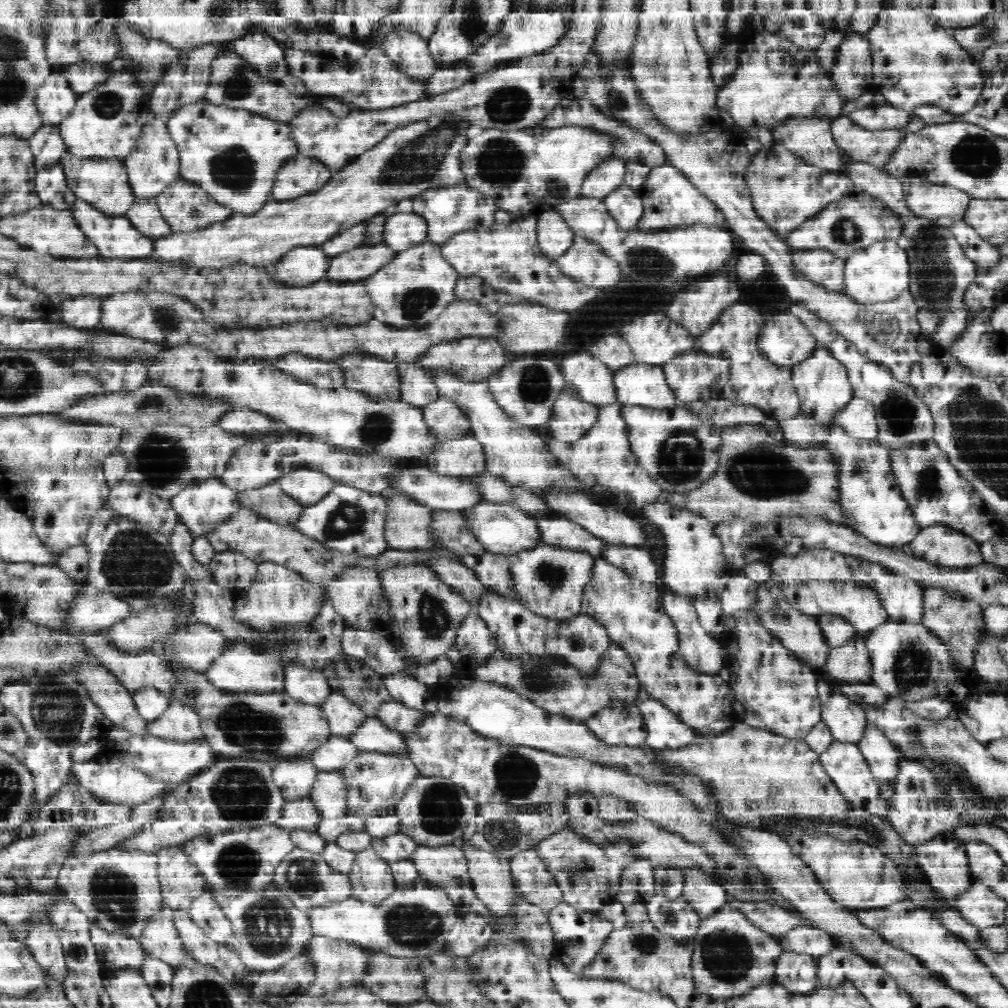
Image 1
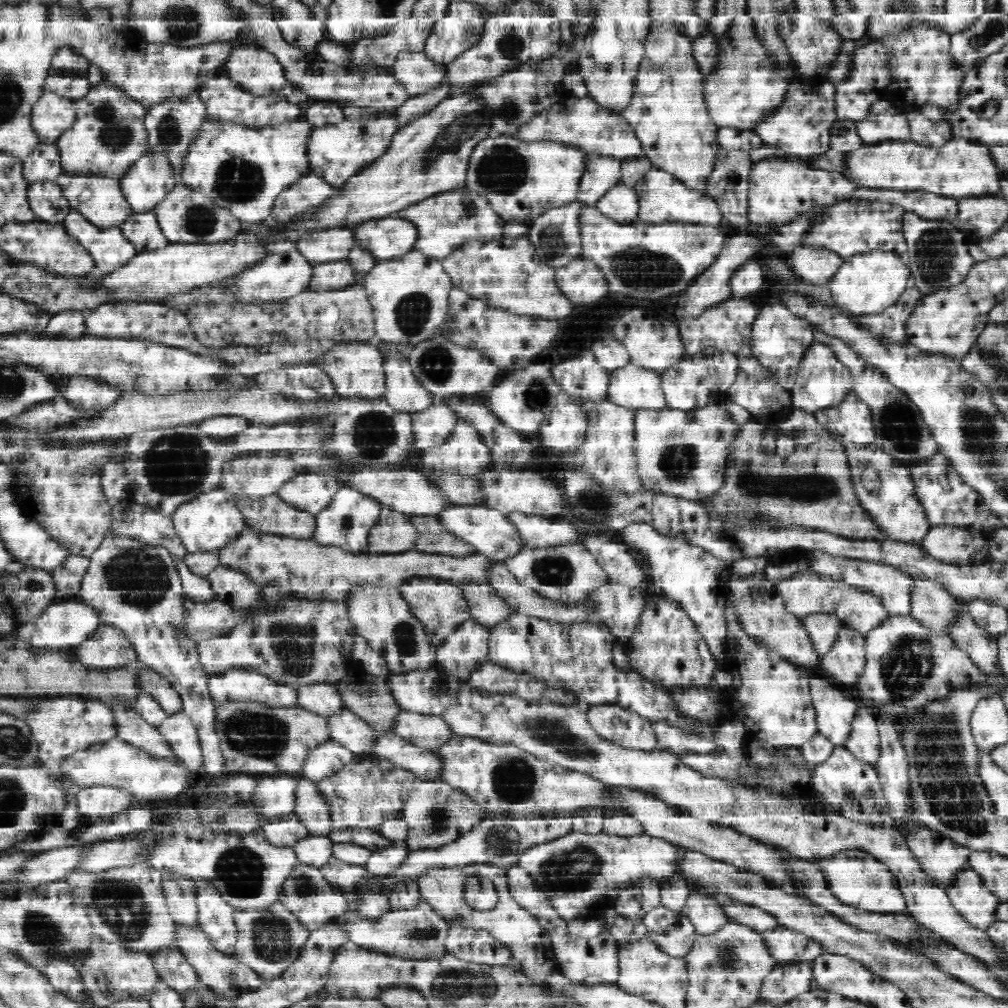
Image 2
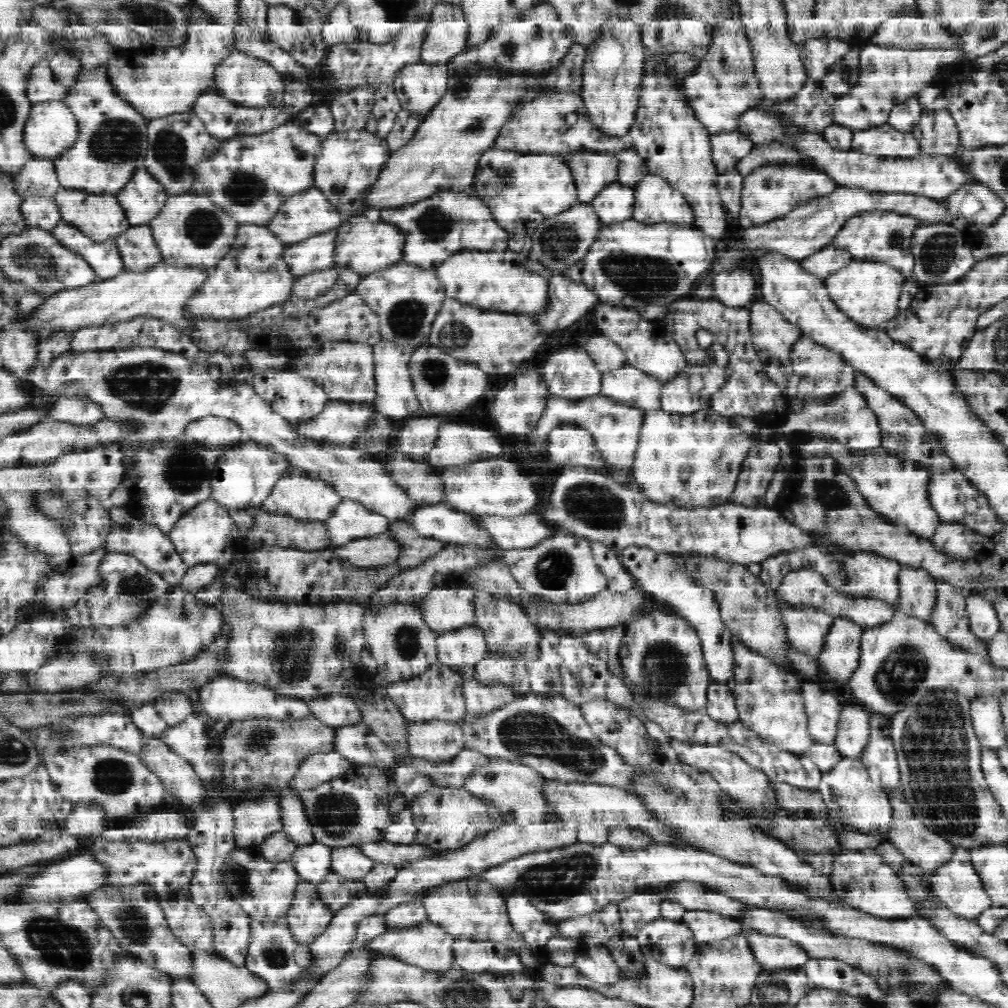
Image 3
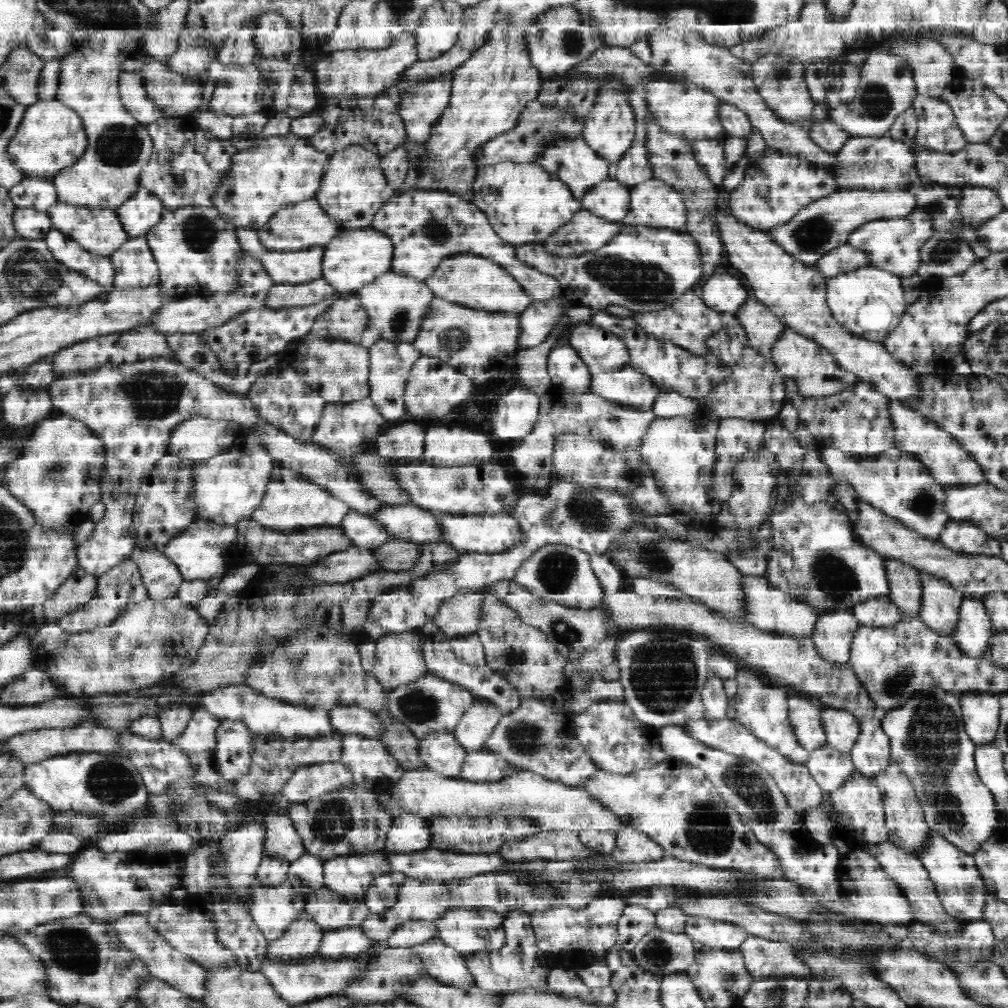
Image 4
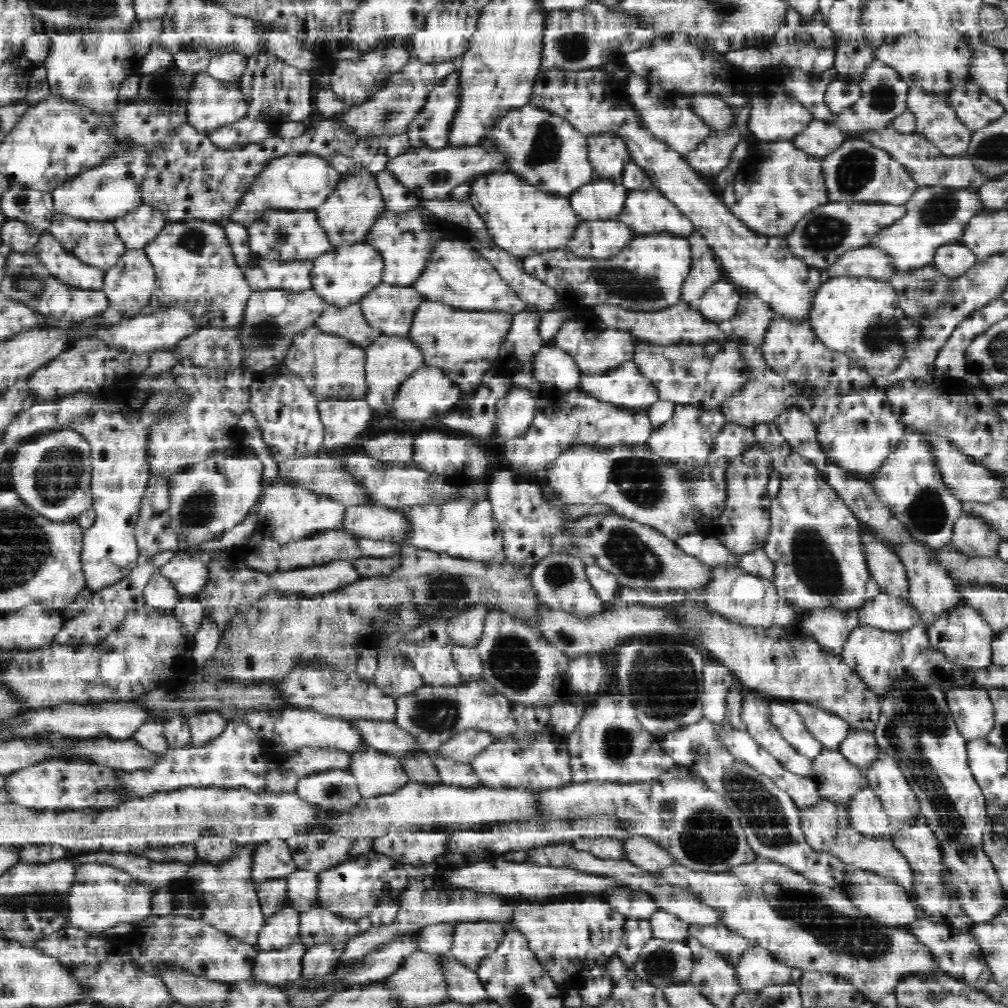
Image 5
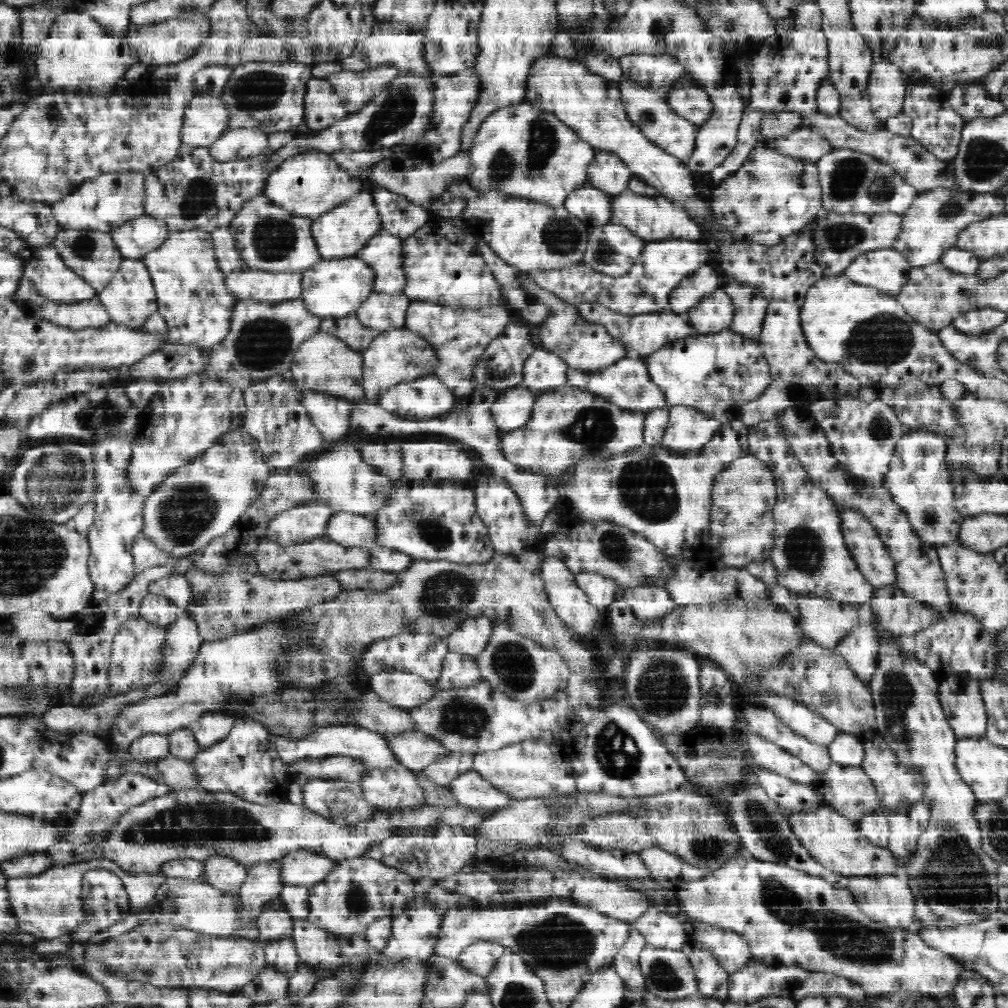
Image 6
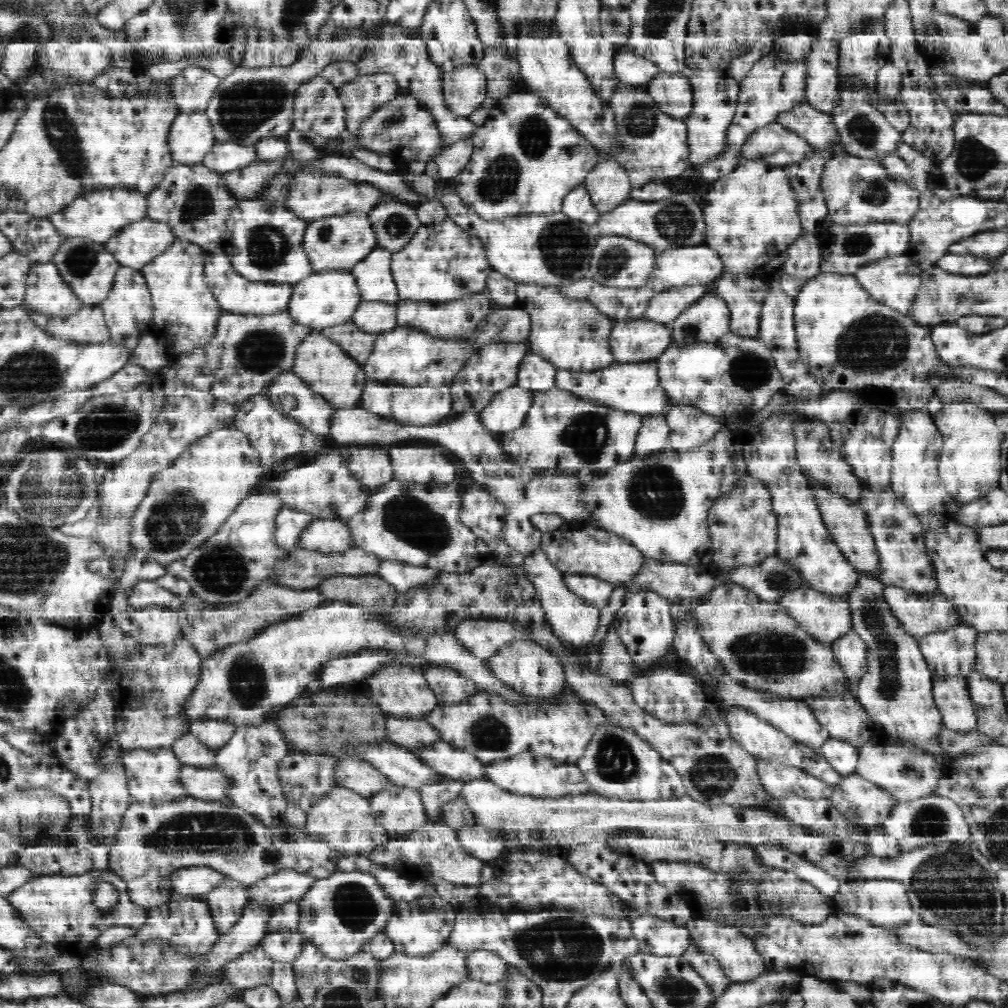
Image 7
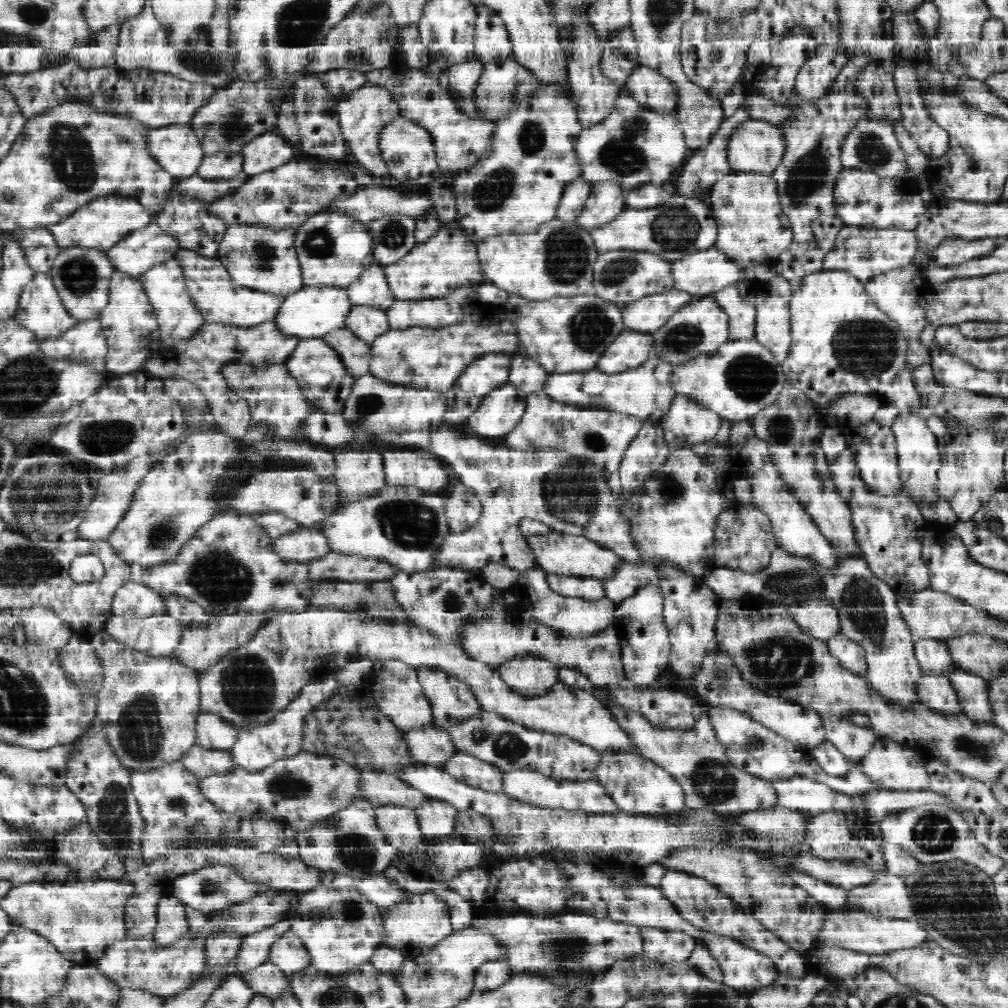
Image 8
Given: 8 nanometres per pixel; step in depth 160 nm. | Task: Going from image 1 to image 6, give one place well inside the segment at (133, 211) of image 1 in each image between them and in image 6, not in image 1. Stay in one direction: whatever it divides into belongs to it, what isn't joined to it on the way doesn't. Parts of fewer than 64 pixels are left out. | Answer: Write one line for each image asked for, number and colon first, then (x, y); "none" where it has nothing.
2: (142, 230)
3: (137, 246)
4: (134, 262)
5: (129, 284)
6: (130, 300)

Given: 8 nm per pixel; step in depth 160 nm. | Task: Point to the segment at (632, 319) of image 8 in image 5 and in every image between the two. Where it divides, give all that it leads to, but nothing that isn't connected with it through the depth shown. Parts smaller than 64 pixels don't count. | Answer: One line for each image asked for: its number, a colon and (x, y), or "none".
5: (704, 272)
6: (704, 281)
7: (665, 307)

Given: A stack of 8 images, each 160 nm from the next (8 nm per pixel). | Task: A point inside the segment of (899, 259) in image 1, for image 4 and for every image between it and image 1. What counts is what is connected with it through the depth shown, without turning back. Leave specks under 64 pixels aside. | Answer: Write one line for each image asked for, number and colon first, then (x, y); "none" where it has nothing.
2: (865, 284)
3: (868, 292)
4: (869, 302)

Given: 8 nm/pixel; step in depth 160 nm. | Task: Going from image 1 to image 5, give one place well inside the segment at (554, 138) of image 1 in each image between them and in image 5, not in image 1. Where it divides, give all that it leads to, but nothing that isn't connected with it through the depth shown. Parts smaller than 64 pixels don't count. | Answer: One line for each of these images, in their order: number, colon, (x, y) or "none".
2: (522, 180)
3: (521, 189)
4: (524, 204)
5: (522, 219)

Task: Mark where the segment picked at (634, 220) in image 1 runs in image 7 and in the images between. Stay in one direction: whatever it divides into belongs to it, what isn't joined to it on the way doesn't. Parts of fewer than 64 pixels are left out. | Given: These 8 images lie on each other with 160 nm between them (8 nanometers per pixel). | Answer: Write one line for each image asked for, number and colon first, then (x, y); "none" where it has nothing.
2: (621, 203)
3: (616, 202)
4: (610, 199)
5: (601, 199)
6: (592, 206)
7: (577, 204)

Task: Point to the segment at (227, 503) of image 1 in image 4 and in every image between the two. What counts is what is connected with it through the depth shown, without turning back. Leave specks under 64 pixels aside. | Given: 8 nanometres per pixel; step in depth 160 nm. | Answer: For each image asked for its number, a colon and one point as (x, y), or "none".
2: (208, 522)
3: (208, 534)
4: (202, 551)

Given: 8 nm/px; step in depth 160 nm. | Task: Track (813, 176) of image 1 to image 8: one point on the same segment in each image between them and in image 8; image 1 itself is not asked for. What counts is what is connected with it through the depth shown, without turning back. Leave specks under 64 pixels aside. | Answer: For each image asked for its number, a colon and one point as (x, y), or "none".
2: (780, 188)
3: (770, 192)
4: (774, 188)
5: (778, 184)
6: (773, 195)
7: (751, 214)
8: (752, 229)

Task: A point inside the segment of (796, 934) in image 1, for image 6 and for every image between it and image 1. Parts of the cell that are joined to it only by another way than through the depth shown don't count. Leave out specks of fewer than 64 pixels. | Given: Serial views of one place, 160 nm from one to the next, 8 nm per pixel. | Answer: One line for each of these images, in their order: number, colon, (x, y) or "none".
2: (785, 945)
3: (771, 952)
4: (764, 958)
5: (757, 968)
6: (748, 985)

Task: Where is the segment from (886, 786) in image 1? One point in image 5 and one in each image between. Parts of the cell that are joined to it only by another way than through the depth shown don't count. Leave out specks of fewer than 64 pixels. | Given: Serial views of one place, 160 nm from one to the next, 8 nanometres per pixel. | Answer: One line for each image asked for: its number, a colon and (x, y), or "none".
2: (863, 742)
3: (851, 739)
4: (841, 727)
5: (829, 729)

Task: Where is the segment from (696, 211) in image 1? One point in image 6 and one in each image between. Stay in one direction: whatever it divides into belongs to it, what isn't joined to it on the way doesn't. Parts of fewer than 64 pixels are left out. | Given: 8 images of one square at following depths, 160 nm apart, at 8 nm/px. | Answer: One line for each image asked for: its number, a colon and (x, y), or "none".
2: (662, 198)
3: (655, 200)
4: (653, 203)
5: (645, 211)
6: (650, 217)

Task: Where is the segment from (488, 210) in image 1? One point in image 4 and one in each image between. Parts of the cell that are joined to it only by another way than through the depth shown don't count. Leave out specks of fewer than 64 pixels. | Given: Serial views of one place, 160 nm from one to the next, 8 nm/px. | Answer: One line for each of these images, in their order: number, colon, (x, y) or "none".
2: (447, 220)
3: (434, 231)
4: (425, 226)

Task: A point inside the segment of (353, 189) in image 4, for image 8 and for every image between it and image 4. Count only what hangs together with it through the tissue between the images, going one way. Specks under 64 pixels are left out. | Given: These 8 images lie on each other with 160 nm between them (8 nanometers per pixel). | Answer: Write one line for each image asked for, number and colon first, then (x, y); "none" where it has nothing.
5: (347, 215)
6: (343, 231)
7: (338, 242)
8: (333, 249)

